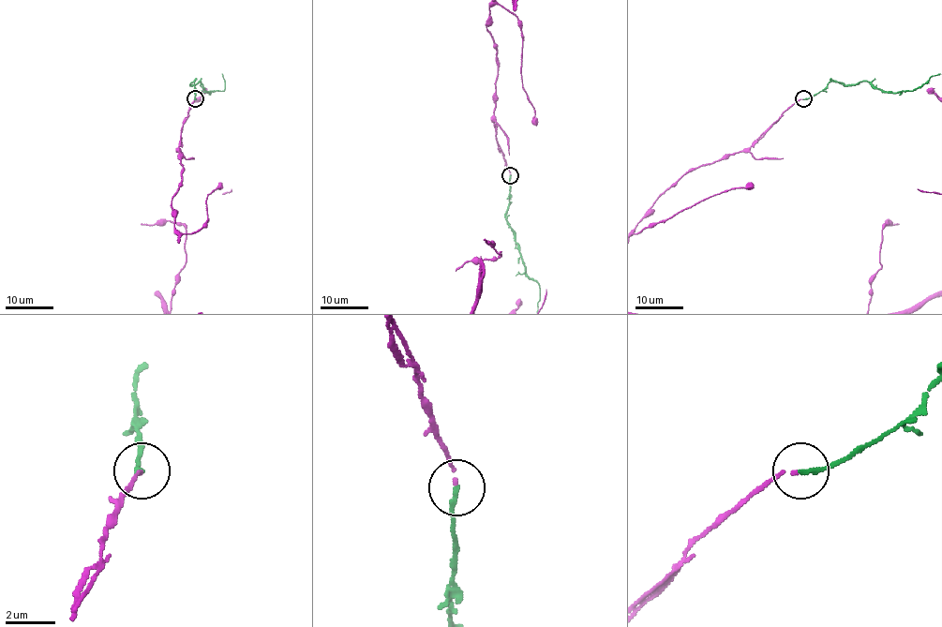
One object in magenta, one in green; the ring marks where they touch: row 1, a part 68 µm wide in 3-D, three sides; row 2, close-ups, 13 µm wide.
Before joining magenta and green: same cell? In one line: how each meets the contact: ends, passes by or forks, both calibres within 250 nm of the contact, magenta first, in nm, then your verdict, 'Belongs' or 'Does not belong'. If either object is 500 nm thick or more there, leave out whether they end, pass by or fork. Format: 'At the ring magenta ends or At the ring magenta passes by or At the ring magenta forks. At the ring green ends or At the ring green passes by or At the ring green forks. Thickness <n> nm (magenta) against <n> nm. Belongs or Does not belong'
At the ring magenta ends. At the ring green ends. Thickness 110 nm (magenta) against 180 nm. Belongs

